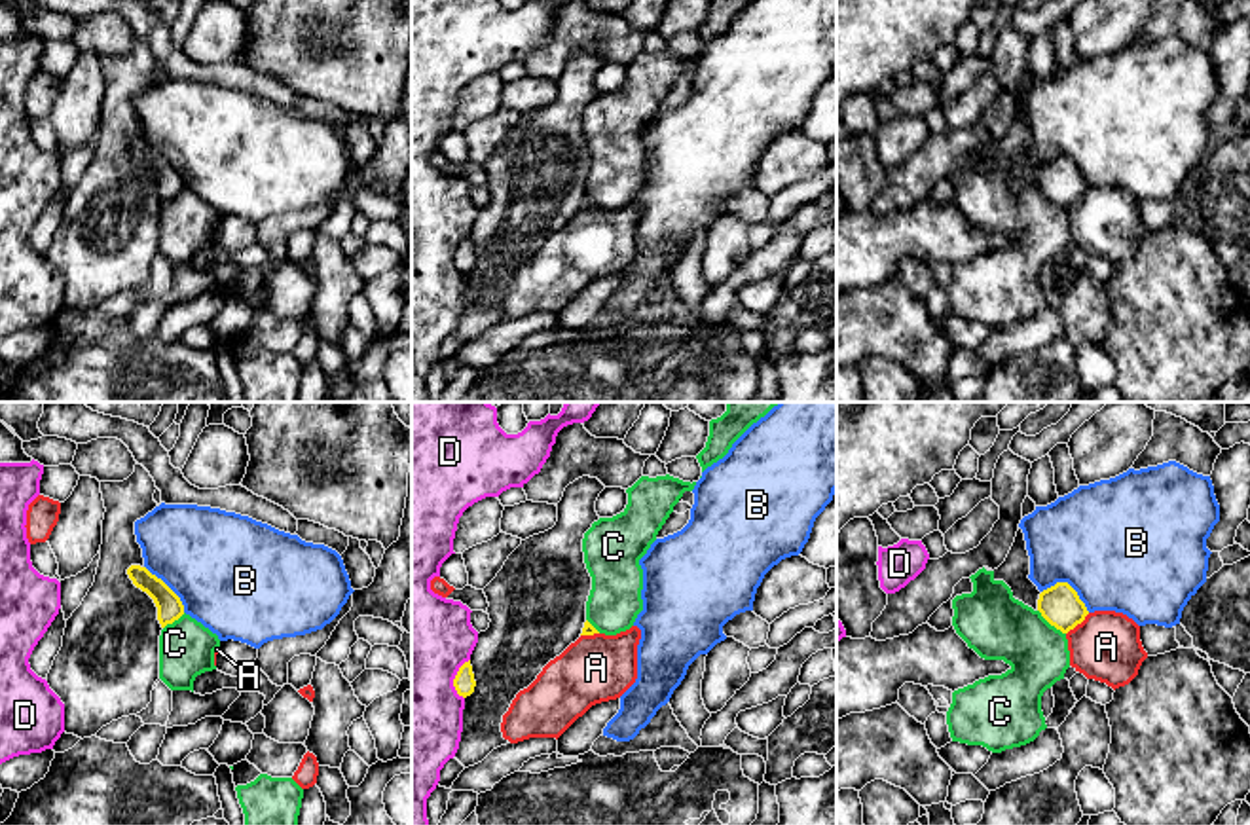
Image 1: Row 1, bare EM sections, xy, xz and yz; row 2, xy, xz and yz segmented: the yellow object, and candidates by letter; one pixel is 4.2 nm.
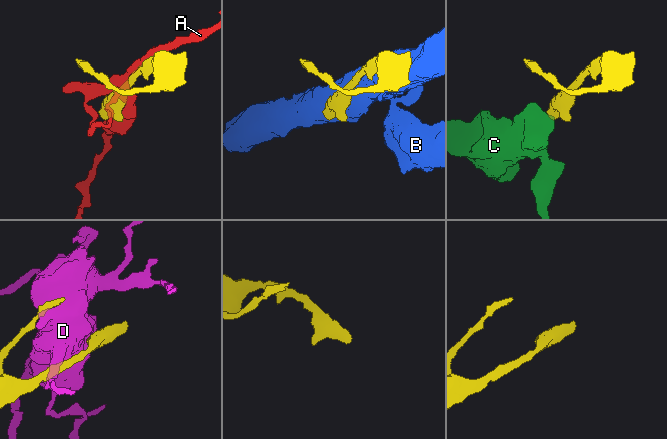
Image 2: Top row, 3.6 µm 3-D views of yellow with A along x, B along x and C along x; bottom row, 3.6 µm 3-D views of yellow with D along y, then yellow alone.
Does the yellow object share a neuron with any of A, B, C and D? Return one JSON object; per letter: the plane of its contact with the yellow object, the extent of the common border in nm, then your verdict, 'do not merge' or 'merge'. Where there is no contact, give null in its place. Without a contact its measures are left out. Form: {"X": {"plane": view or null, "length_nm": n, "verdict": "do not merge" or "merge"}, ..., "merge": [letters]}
{"A": {"plane": "yz", "length_nm": 140, "verdict": "do not merge"}, "B": {"plane": "yz", "length_nm": 220, "verdict": "do not merge"}, "C": {"plane": "yz", "length_nm": 160, "verdict": "do not merge"}, "D": {"plane": "xz", "length_nm": 180, "verdict": "do not merge"}, "merge": []}

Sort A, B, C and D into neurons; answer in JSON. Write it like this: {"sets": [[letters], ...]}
{"sets": [["A"], ["B"], ["C"], ["D"]]}

